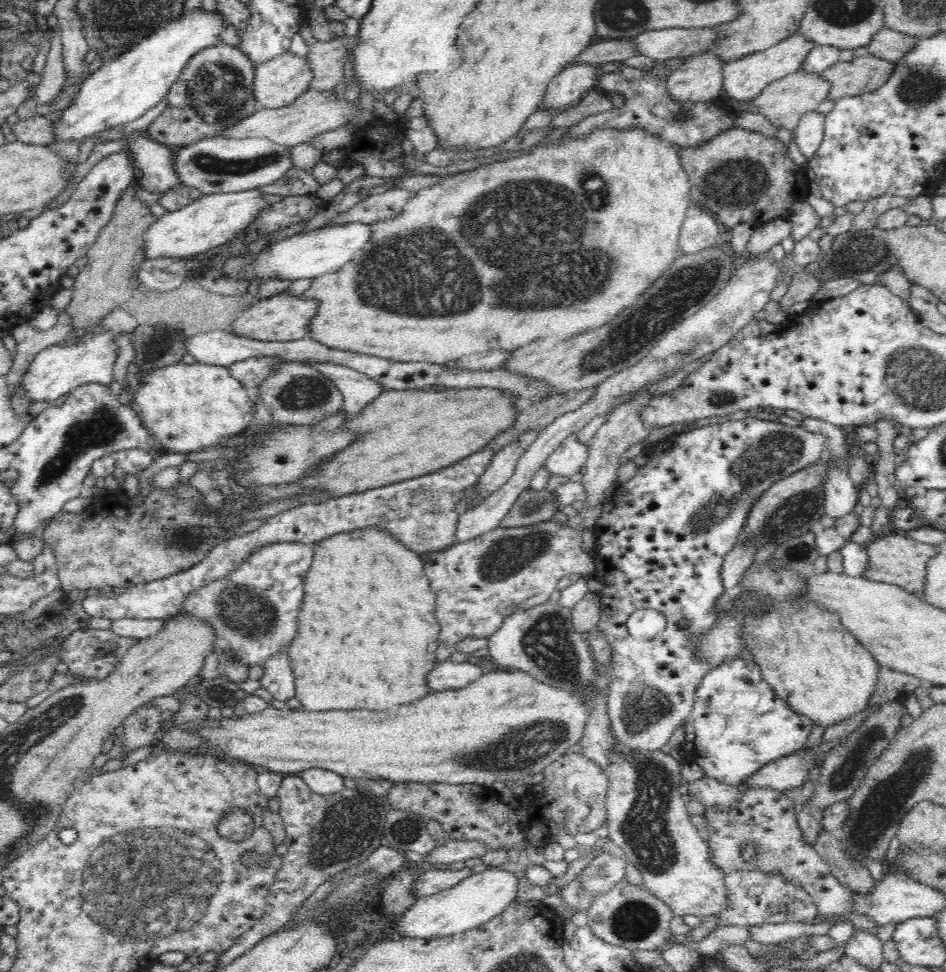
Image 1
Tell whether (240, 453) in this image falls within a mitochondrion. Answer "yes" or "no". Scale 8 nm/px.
no

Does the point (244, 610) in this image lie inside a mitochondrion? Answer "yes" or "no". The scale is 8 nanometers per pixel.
yes

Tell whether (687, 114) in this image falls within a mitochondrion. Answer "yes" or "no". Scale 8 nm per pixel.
yes

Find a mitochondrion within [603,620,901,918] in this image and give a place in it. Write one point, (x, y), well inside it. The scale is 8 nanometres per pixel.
(646, 826)

